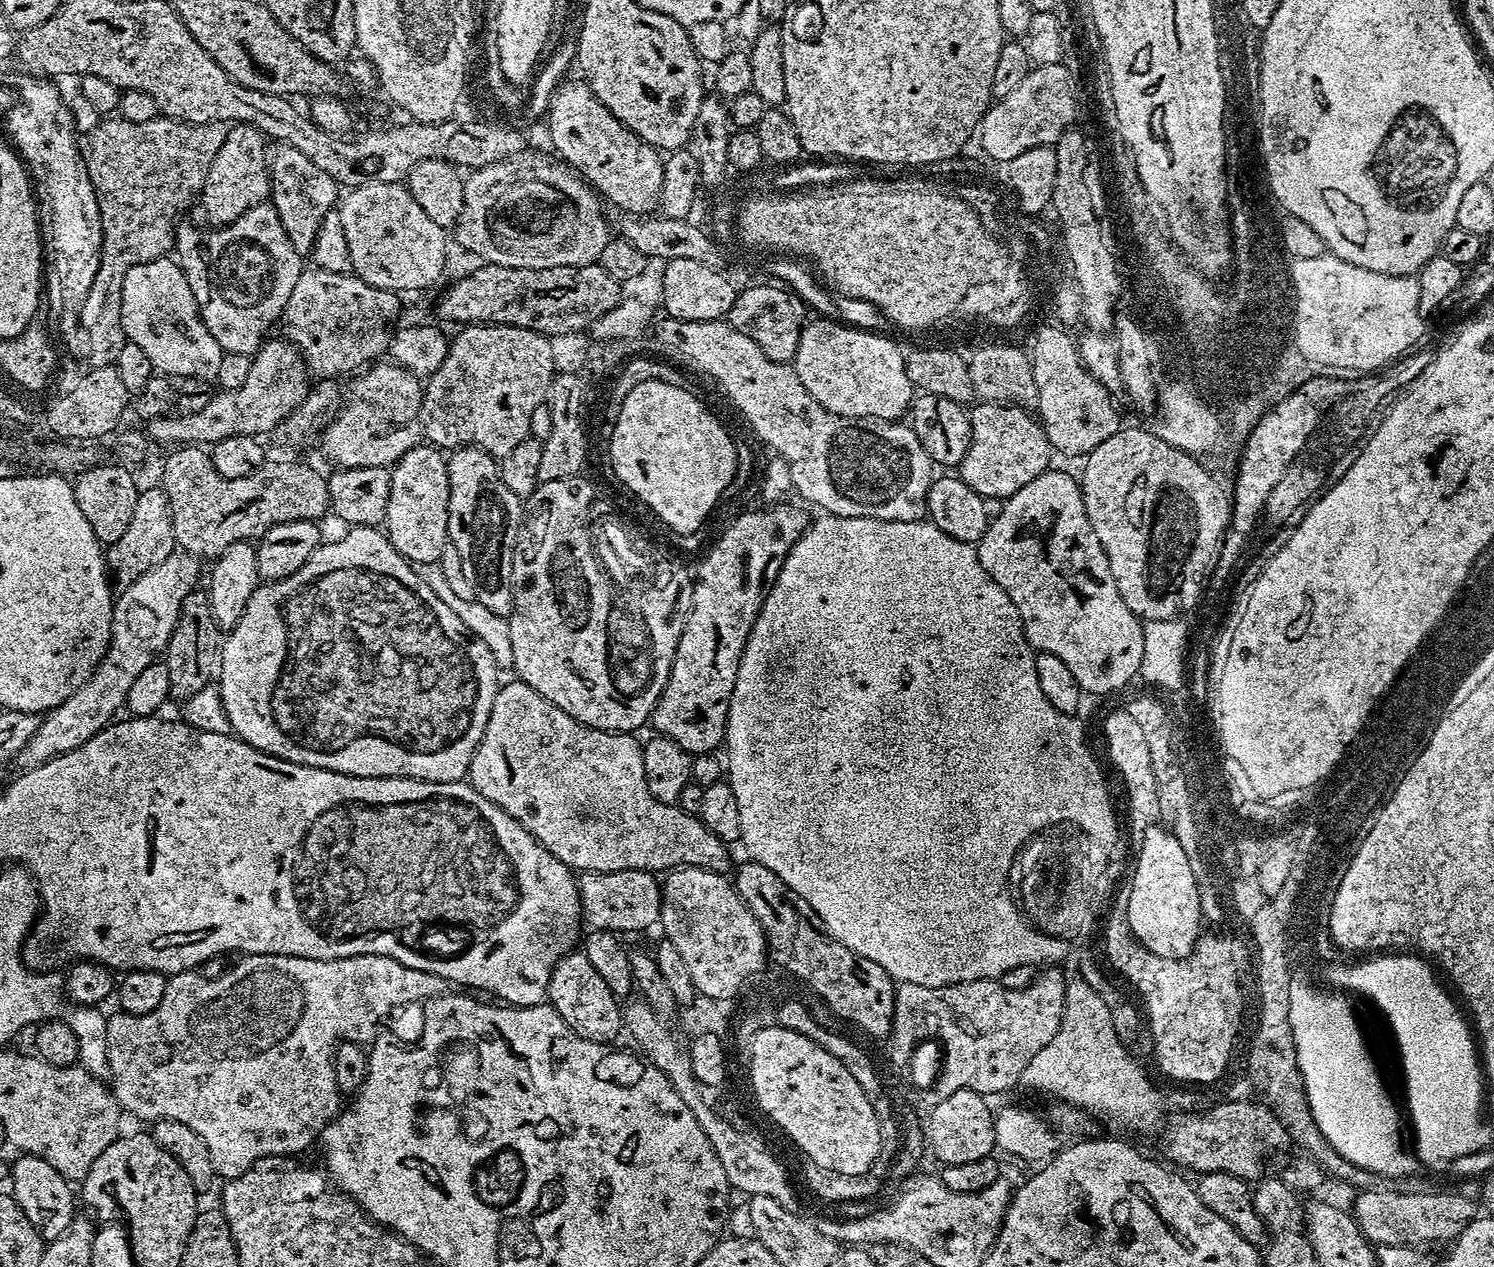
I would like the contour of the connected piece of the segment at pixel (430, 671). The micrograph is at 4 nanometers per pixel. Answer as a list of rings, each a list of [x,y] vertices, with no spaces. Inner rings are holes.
[[[352,526],[345,532],[348,533],[341,540],[334,541],[333,544],[328,544],[328,542],[321,543],[320,547],[316,549],[316,553],[302,566],[302,570],[290,574],[290,578],[261,583],[256,593],[250,598],[250,602],[246,606],[240,621],[227,633],[220,650],[218,689],[220,701],[224,706],[225,714],[229,718],[231,731],[239,739],[245,740],[250,746],[254,746],[271,756],[277,756],[295,764],[305,764],[311,768],[325,768],[331,772],[341,772],[347,776],[409,776],[411,780],[429,780],[430,782],[463,781],[469,775],[476,747],[480,745],[484,737],[484,731],[494,706],[494,698],[498,691],[498,679],[496,680],[498,669],[494,662],[494,654],[490,654],[486,642],[482,642],[482,638],[474,635],[462,622],[462,618],[458,618],[458,614],[454,614],[454,610],[450,610],[450,606],[446,606],[446,602],[442,602],[442,598],[438,598],[438,594],[434,594],[434,590],[430,590],[430,586],[426,586],[426,582],[422,582],[419,571],[398,554],[398,550],[388,541],[387,535],[383,531],[376,528],[357,528]]]

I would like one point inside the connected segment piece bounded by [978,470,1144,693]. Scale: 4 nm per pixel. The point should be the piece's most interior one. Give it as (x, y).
(1041, 549)

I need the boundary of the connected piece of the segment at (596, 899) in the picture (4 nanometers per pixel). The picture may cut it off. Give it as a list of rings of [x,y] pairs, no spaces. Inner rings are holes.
[[[637,868],[630,870],[614,870],[613,872],[580,872],[578,876],[580,886],[580,906],[585,921],[592,923],[596,930],[607,930],[617,934],[624,932],[644,932],[647,928],[656,928],[660,923],[664,893],[662,884],[653,873],[643,872]]]

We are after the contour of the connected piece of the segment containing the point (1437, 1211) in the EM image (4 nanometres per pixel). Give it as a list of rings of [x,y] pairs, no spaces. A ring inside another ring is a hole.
[[[1361,1191],[1354,1209],[1355,1220],[1364,1236],[1376,1246],[1425,1246],[1431,1240],[1452,1242],[1478,1216],[1477,1201],[1475,1204],[1468,1196],[1447,1196],[1444,1192],[1380,1191]]]

